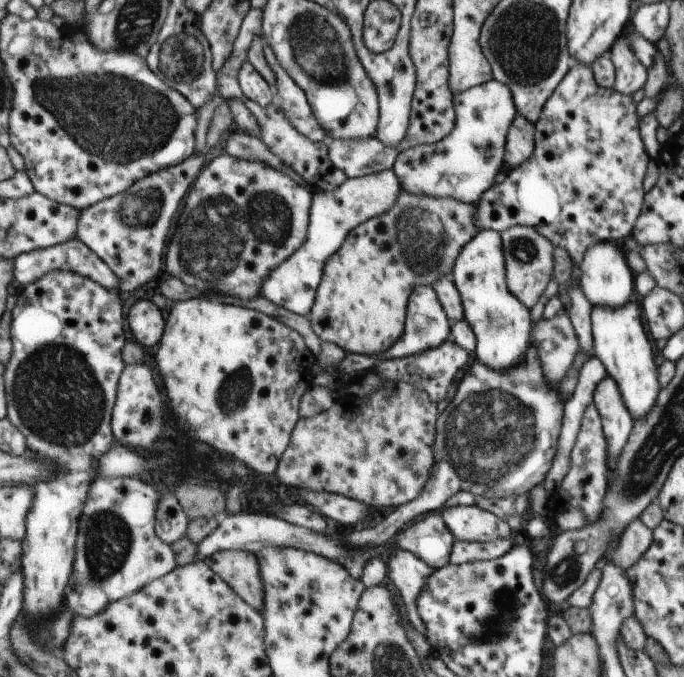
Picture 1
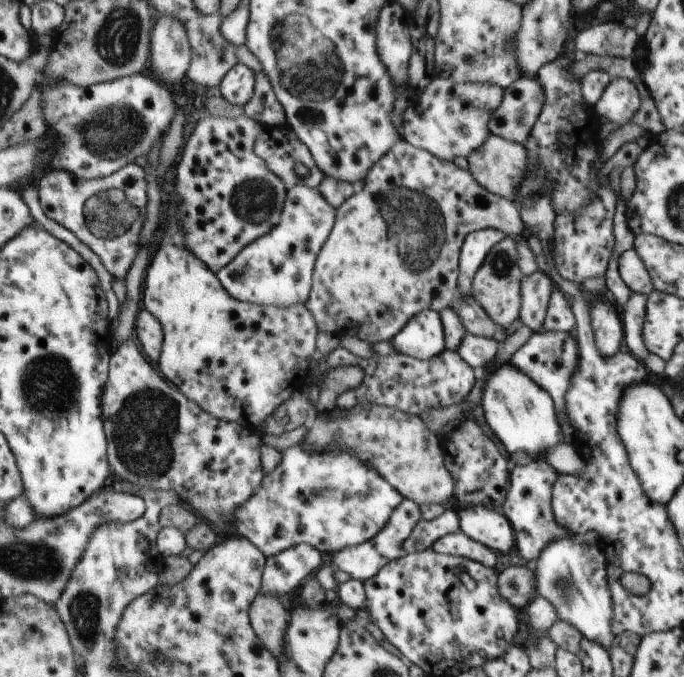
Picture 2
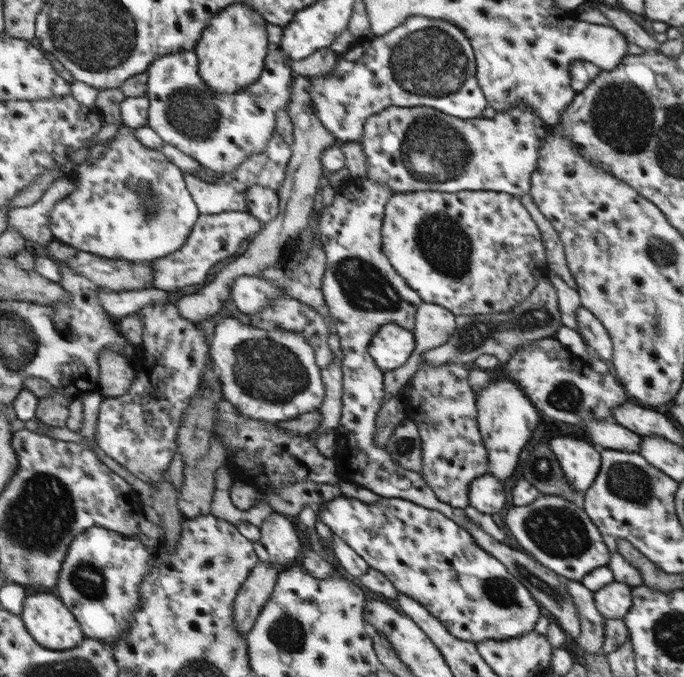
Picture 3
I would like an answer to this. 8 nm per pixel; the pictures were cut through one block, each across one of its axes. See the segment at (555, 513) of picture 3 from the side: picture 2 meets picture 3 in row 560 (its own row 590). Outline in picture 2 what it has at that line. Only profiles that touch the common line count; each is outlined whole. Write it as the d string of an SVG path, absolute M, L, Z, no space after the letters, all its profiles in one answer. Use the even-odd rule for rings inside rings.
M570 536L564 539L556 539L543 550L539 557L532 562L535 570L535 582L538 582L538 590L535 595L542 595L556 608L559 619L573 624L583 637L601 644L606 650L617 641L613 634L613 599L608 583L608 562L605 554L597 546L577 545L572 542Z

